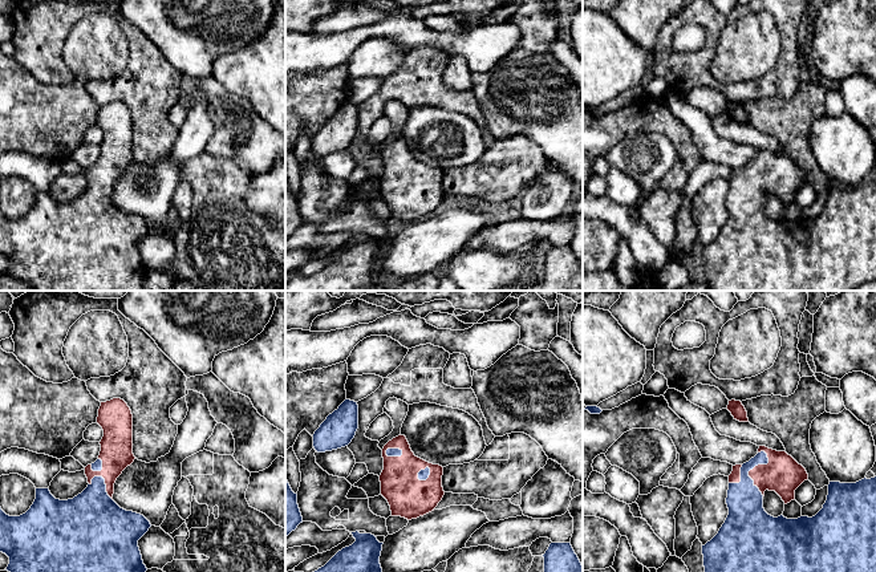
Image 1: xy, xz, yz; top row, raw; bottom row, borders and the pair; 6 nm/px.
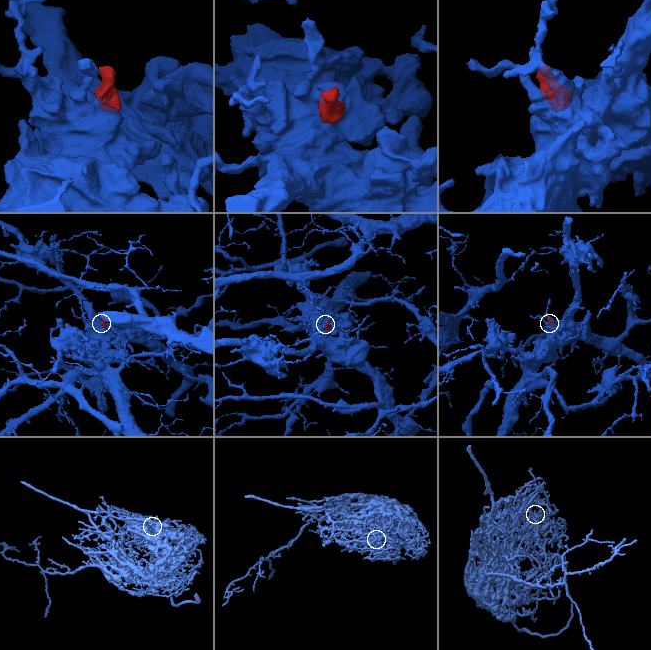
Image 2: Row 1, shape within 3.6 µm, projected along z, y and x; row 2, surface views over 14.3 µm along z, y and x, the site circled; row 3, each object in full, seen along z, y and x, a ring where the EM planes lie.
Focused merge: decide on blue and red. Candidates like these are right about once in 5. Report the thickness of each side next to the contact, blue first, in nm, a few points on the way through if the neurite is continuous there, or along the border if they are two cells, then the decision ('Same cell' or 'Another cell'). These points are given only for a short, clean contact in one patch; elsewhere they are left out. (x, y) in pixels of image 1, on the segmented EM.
Thickness 220 nm (blue) against 220 nm. Same cell

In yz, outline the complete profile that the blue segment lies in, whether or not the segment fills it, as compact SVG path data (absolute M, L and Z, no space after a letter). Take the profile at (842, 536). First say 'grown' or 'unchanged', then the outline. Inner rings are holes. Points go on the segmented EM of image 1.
grown | M759 446L758 454L749 462L733 466L733 471L729 475L726 498L729 515L718 534L702 545L705 572L876 572L876 476L871 479L864 478L856 483L830 482L827 500L823 504L823 508L812 518L800 516L798 519L787 519L783 515L774 518L765 511L763 496L766 490L775 491L784 504L787 504L795 499L795 490L807 479L808 474L806 468L791 455L786 451L776 451L766 446Z

